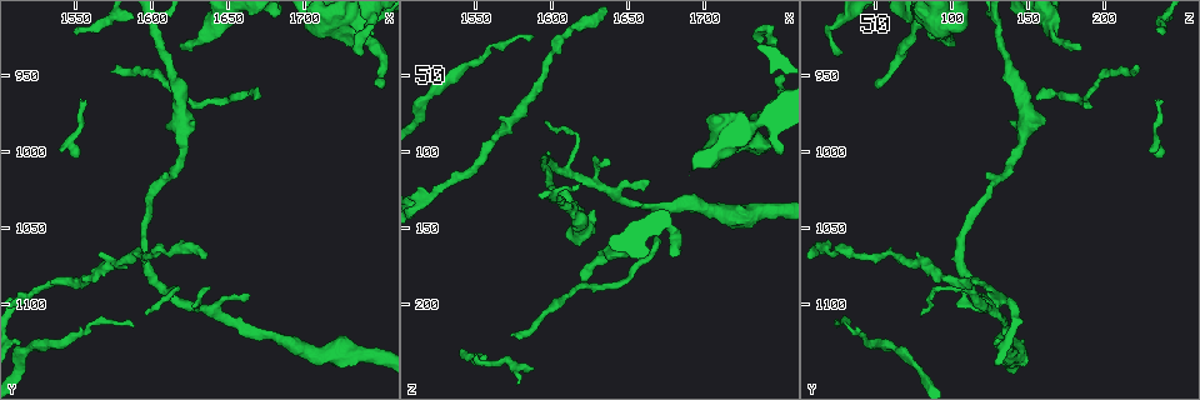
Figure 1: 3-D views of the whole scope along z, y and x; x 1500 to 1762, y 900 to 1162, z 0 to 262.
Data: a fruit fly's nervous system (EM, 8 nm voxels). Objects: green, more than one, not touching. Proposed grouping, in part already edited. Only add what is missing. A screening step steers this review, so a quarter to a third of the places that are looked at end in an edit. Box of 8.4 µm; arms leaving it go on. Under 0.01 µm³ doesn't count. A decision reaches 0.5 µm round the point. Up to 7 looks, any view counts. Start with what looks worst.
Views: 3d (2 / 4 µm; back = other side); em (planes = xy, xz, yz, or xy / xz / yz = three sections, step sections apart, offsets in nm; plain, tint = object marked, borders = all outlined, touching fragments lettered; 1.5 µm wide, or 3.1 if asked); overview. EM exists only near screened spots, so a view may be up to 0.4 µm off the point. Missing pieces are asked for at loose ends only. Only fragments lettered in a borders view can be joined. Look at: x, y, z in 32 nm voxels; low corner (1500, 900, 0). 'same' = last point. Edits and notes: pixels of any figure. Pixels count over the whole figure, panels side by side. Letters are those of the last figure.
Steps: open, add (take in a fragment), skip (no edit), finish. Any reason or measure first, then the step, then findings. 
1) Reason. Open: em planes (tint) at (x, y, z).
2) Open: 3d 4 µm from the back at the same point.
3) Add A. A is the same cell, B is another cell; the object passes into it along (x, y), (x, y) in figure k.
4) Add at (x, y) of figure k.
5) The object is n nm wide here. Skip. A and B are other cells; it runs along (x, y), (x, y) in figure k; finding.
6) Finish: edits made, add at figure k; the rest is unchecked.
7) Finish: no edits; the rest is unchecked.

Tapers out. Open: 3d 2 µm at (1734, 936, 30).

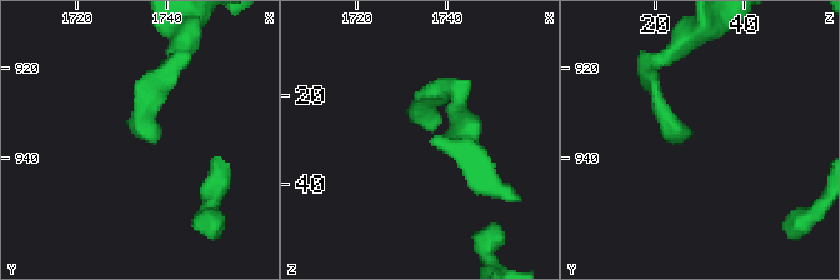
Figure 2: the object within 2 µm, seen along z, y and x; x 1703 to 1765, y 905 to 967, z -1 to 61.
Open: em planes (borders) at (1736, 935, 28).

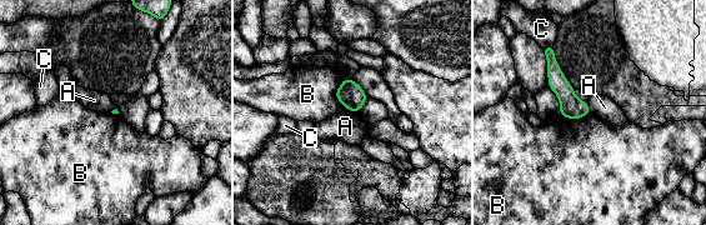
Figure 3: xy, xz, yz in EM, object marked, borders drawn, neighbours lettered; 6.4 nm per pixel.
Skip. A, B and C are other cells; it runs along (549, 54), (556, 81), (585, 111) in figure 3; none of them fits.

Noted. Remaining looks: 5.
Thin end. Open: em yz step 8 (borders) at (1594, 1108, 80).

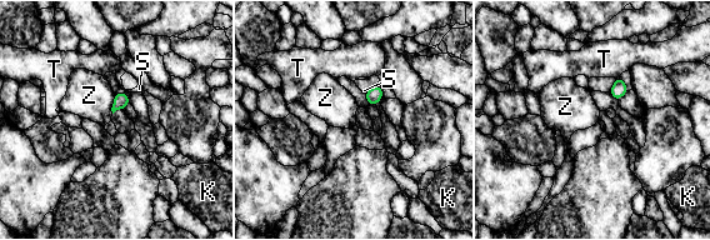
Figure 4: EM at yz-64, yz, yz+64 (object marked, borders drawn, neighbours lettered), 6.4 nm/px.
Skip. K, S, T and Z are other cells; a border runs along (115, 93), (111, 113) in figure 4; no lettered fragment goes on from it.

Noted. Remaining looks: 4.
Tapers out. Open: 3d 2 µm at (1586, 1114, 24).

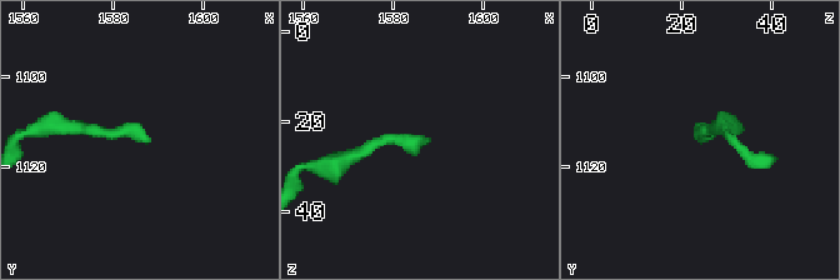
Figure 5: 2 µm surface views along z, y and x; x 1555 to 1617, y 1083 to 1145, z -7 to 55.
Now the EM. Open: em planes (borders) at (1588, 1114, 24).

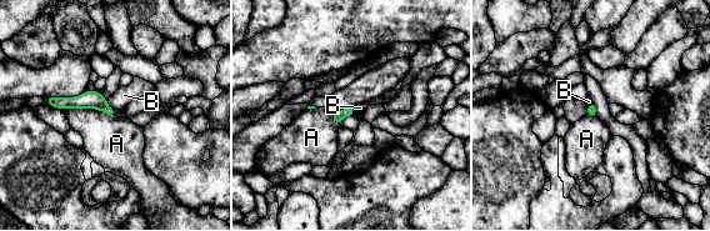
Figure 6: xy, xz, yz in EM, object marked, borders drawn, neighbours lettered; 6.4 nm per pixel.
The longest contact is with A, 170 nm. Skip. A and B are other cells; none of them fits.

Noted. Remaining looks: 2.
Finish: no edits; the rest is unchecked.

